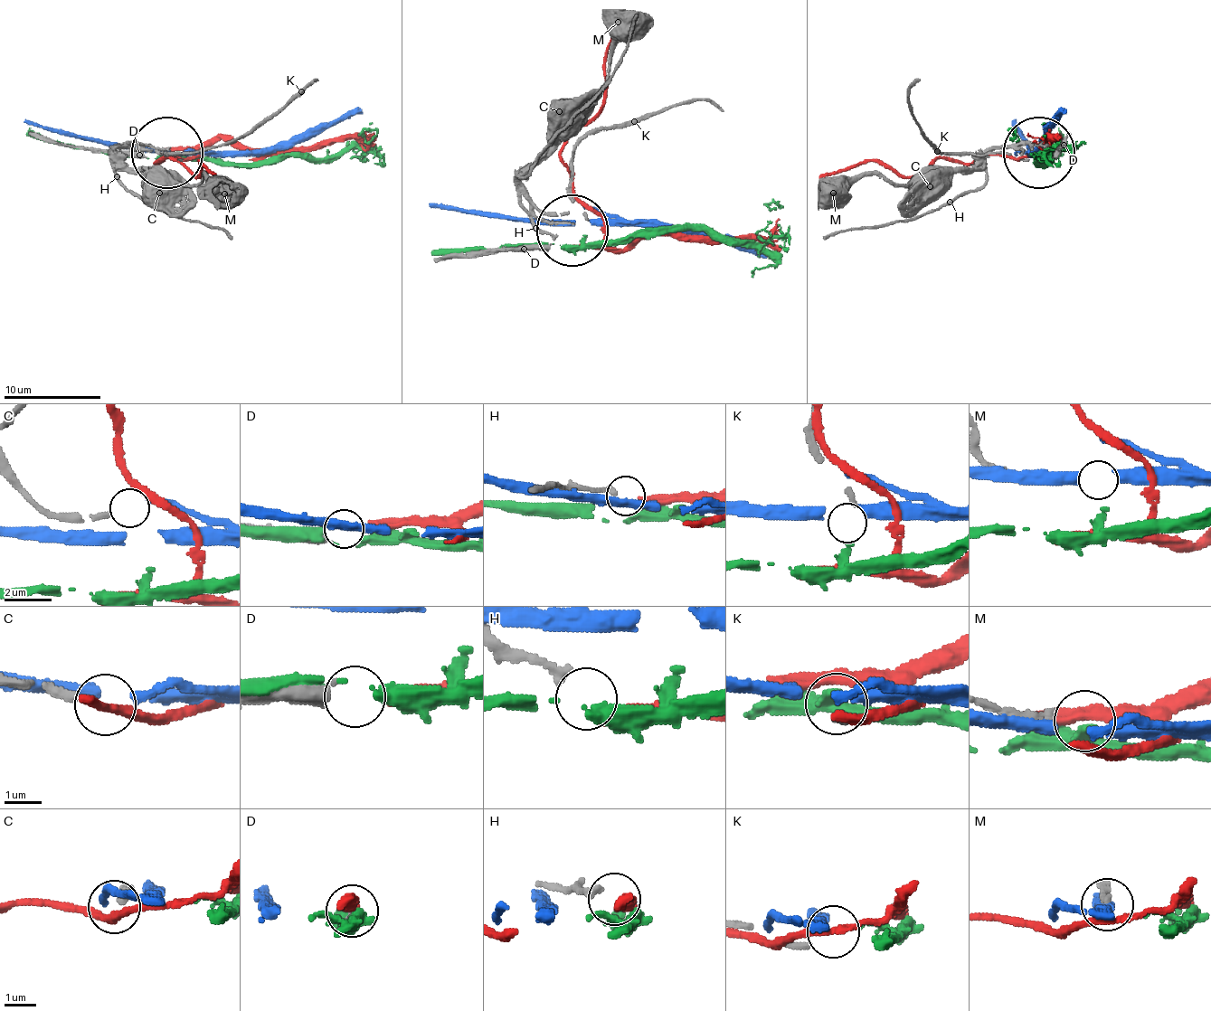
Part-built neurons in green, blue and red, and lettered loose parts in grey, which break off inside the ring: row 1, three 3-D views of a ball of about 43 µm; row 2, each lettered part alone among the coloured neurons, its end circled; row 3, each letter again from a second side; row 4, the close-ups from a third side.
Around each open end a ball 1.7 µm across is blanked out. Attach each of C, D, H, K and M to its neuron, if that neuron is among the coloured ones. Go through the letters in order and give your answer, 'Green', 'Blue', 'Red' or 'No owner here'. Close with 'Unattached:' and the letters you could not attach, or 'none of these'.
C: Blue
D: Red
H: No owner here
K: Green
M: No owner here
Unattached: H, M

